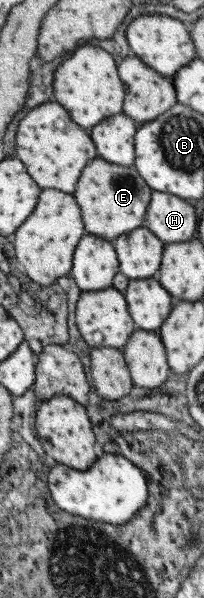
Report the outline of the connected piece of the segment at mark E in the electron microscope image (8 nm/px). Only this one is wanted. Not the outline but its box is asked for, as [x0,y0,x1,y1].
[75,158,151,242]

